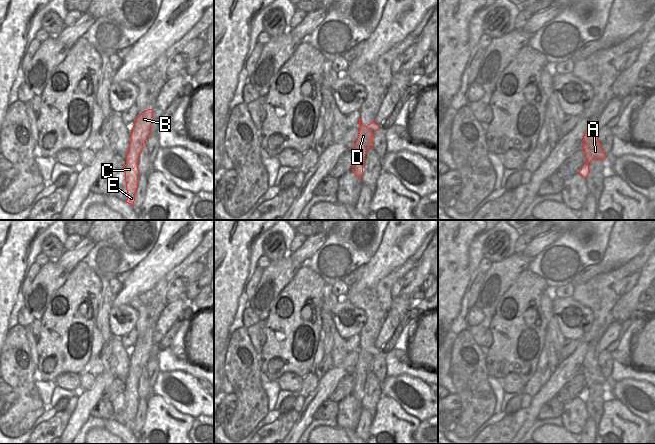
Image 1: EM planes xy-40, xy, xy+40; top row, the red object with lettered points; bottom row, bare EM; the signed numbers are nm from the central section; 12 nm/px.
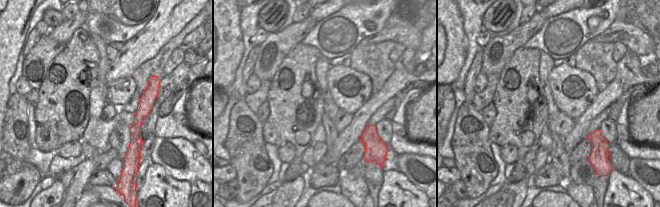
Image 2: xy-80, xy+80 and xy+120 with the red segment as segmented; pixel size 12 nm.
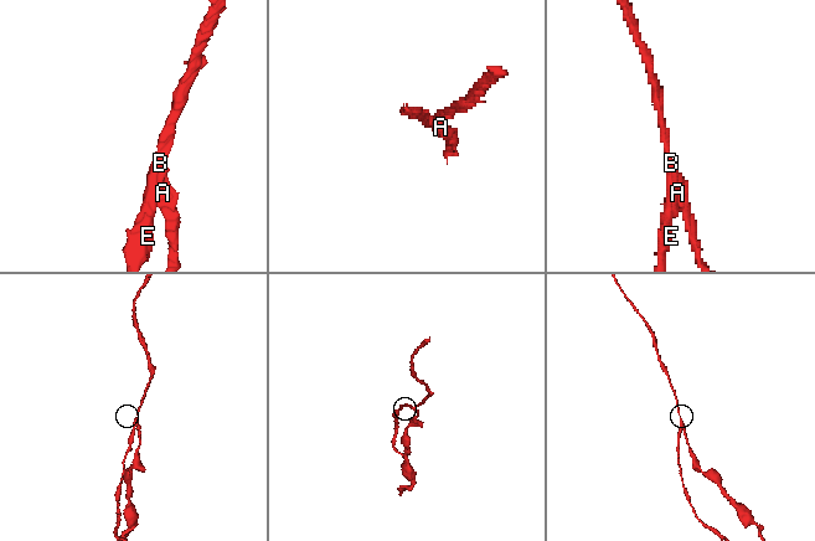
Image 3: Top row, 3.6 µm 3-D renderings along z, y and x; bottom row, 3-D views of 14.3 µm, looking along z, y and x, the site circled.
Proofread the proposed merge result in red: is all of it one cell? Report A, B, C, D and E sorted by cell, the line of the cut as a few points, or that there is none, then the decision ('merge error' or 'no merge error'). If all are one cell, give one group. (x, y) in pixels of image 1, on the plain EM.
groups A / B C D E; cut xy+40 (596, 352), (583, 371), (587, 378), (588, 387); merge error

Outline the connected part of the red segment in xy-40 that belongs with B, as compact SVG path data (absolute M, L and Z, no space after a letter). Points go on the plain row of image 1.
M153 334L143 335L134 345L130 356L130 368L126 377L126 388L123 392L125 396L127 424L126 427L134 429L135 418L138 412L138 386L142 373L145 371L146 363L151 358L151 348L153 346Z

